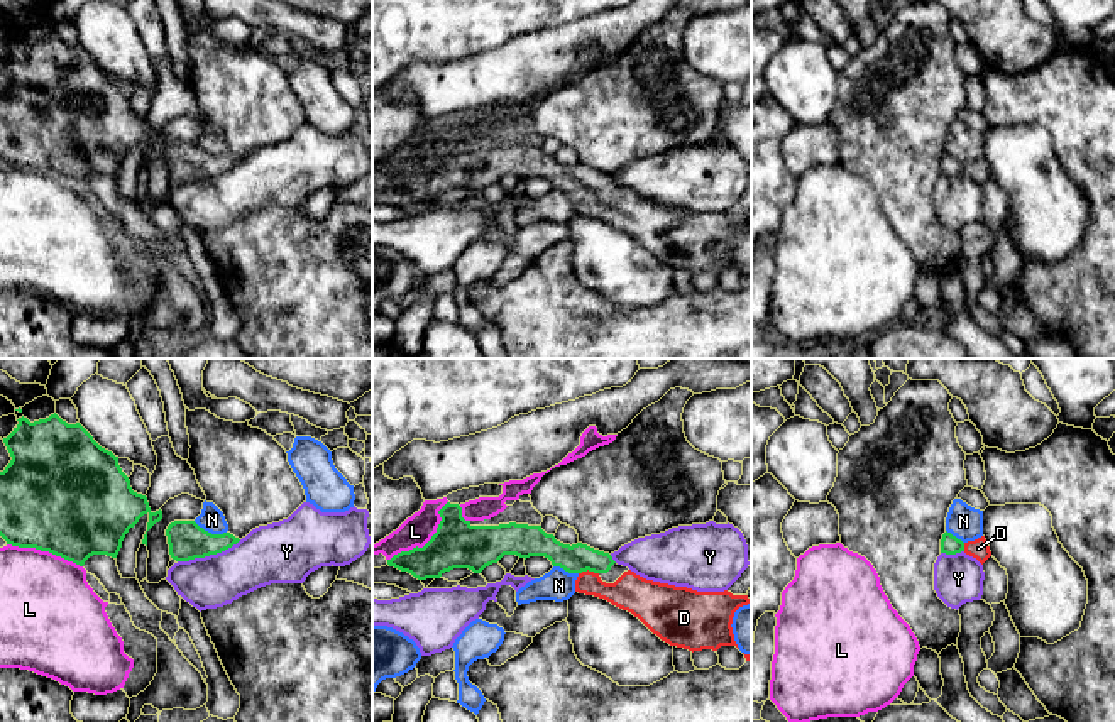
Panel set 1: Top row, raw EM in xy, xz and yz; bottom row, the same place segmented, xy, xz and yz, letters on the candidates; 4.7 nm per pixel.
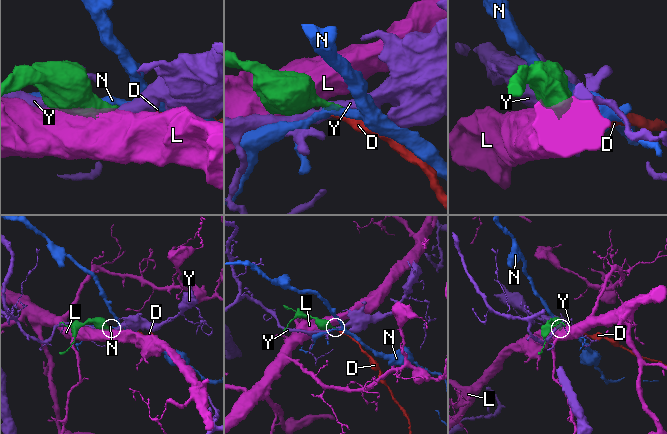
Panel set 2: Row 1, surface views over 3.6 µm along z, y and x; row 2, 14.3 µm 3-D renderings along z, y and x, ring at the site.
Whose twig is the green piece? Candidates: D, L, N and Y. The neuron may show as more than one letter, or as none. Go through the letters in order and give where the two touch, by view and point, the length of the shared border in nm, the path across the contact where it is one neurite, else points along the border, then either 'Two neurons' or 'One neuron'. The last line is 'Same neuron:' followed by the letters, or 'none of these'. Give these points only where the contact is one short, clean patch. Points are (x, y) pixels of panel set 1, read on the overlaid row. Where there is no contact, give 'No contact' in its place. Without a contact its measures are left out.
D: Touches green at xz (587, 568). Shared border 100 nm. Path across: xz (576, 558), (587, 568), (604, 590), (630, 592). One neuron
L: Touches green at xz (428, 541). Shared border 400 nm. Two neurons
N: Touches green at xy (210, 533). Shared border 170 nm. Boundary: xy (193, 521), (212, 533), (225, 533). Two neurons
Y: Touches green at xy (208, 555). Shared border 320 nm. Two neurons
Same neuron: D

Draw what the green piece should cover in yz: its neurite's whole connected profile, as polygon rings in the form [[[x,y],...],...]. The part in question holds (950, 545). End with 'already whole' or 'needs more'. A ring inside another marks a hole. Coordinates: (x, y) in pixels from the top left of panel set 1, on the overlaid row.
[[[946,531],[941,539],[941,553],[956,555],[961,551],[976,558],[981,565],[991,556],[991,551],[985,536],[975,541],[963,543],[961,539],[958,539],[956,536]]] | needs more

